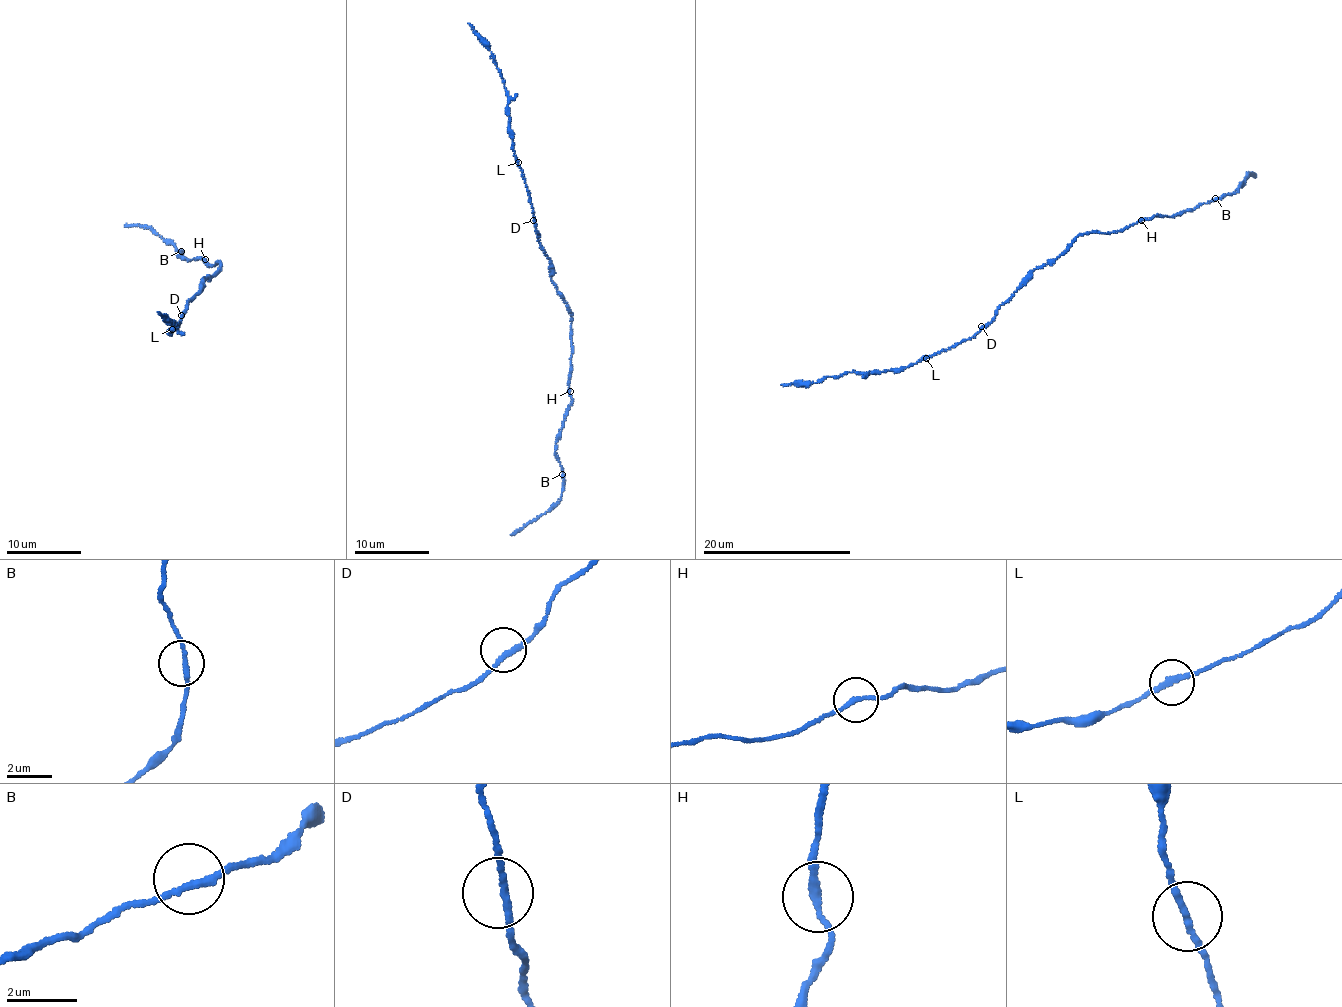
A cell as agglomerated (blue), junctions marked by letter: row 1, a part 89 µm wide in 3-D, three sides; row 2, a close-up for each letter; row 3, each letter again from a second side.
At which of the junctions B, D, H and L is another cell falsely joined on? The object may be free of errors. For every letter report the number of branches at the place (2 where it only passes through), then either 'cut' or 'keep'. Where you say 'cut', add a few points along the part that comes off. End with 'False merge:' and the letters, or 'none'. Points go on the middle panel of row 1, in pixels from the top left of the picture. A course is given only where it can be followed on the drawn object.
B: 2 branches meet; keep
D: 2 branches meet; keep
H: 2 branches meet; keep
L: 2 branches meet; keep
False merge: none

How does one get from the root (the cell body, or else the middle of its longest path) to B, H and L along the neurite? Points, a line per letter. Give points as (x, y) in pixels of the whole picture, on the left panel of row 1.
B: (203, 279), (208, 279), (220, 268), (220, 262), (207, 267), (200, 258), (190, 261), (177, 258), (181, 251)
H: (203, 279), (208, 279), (221, 263), (207, 267), (205, 259)
L: (203, 279), (204, 287), (188, 303), (181, 321), (172, 328)

